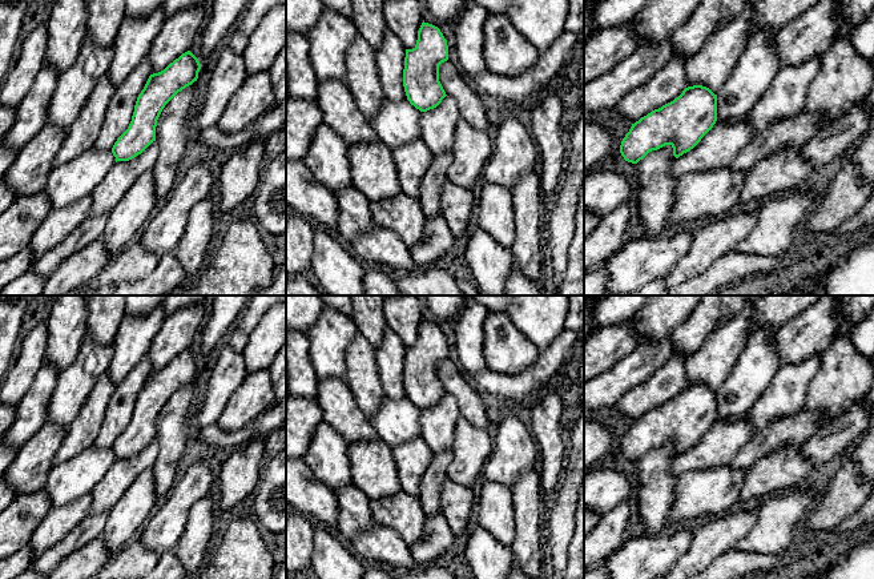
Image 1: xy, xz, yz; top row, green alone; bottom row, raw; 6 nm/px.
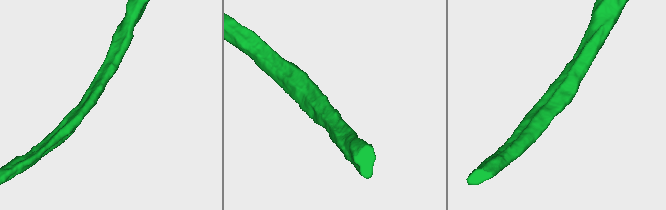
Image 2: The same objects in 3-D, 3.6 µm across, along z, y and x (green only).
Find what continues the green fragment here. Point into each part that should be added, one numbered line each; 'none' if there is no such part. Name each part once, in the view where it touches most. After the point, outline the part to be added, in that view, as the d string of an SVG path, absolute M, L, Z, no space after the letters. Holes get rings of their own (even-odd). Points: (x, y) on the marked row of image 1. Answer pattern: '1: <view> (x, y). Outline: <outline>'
none

